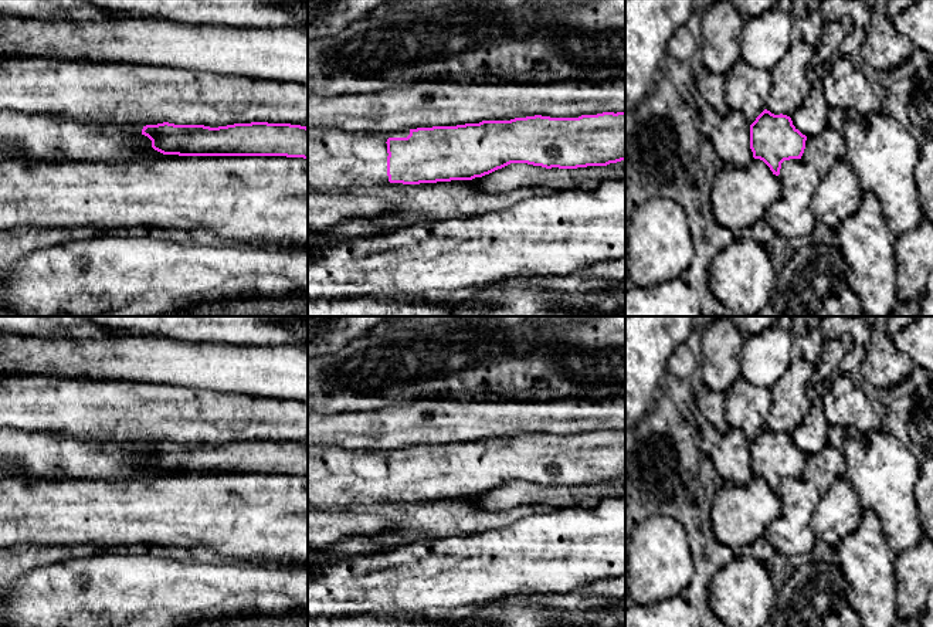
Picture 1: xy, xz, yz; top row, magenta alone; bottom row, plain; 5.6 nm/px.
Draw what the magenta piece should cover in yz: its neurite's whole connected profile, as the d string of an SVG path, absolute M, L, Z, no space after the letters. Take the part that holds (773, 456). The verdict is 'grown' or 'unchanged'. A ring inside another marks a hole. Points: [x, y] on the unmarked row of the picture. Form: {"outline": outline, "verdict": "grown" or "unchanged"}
{"outline": "M764 427L750 443L750 467L754 477L763 478L778 494L781 481L801 477L807 454L787 433L774 433Z", "verdict": "unchanged"}

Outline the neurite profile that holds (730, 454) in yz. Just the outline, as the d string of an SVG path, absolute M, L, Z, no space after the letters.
M730 427L708 451L723 482L743 485L754 478L750 443L742 430Z

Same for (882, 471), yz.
M854 426L845 428L842 453L845 479L855 491L862 509L872 509L881 518L892 552L899 555L916 546L924 538L915 498L915 487L920 477L916 457L892 434L882 430L864 433Z

